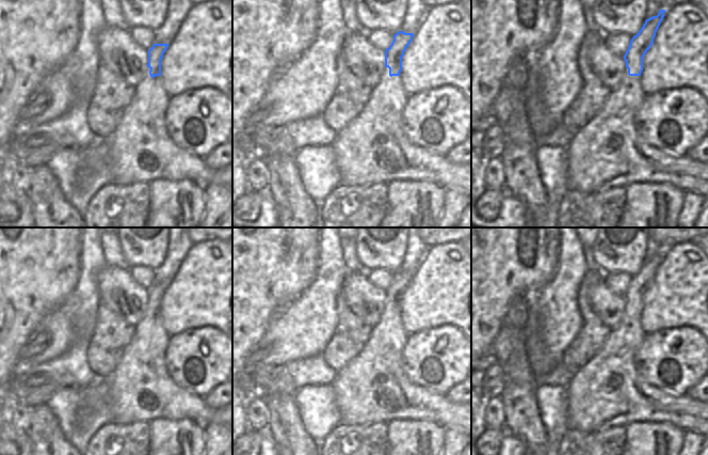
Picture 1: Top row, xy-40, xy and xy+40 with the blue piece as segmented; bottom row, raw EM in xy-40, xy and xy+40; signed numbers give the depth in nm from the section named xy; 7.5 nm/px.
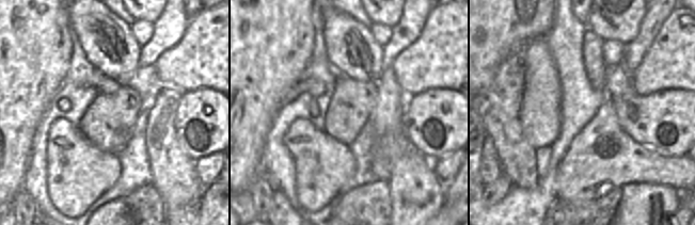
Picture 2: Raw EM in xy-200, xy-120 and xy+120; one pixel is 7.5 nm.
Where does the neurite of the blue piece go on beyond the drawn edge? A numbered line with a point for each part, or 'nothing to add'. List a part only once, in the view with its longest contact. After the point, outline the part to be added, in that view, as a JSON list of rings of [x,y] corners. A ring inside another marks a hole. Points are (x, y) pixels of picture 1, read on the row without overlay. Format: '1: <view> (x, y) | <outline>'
1: xy-40 (140, 389) | [[[146,307],[144,316],[135,325],[135,331],[116,367],[104,379],[99,380],[106,389],[106,405],[110,410],[110,422],[115,424],[149,423],[158,418],[164,420],[192,420],[204,426],[209,423],[220,424],[232,432],[232,403],[220,409],[213,409],[204,402],[203,397],[174,382],[165,365],[165,350],[170,335],[163,327],[161,315],[151,317],[149,310],[150,308]]]

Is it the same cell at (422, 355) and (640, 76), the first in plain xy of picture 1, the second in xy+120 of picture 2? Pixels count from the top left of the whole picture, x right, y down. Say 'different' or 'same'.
different

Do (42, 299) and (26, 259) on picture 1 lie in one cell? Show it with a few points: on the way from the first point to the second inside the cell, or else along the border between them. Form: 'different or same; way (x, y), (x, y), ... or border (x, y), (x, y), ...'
same; way (32, 289), (26, 283), (26, 268)

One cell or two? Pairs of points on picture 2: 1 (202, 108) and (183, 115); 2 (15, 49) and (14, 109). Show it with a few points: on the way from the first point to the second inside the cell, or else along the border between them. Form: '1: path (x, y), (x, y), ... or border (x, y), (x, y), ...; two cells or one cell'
1: path (198, 112), (194, 115), (187, 115); one cell
2: path (15, 64), (14, 94); one cell

